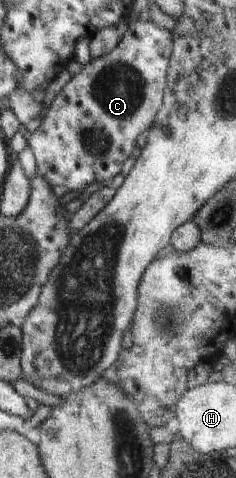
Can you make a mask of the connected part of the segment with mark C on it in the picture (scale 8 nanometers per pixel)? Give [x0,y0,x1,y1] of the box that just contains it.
[26,20,172,191]

